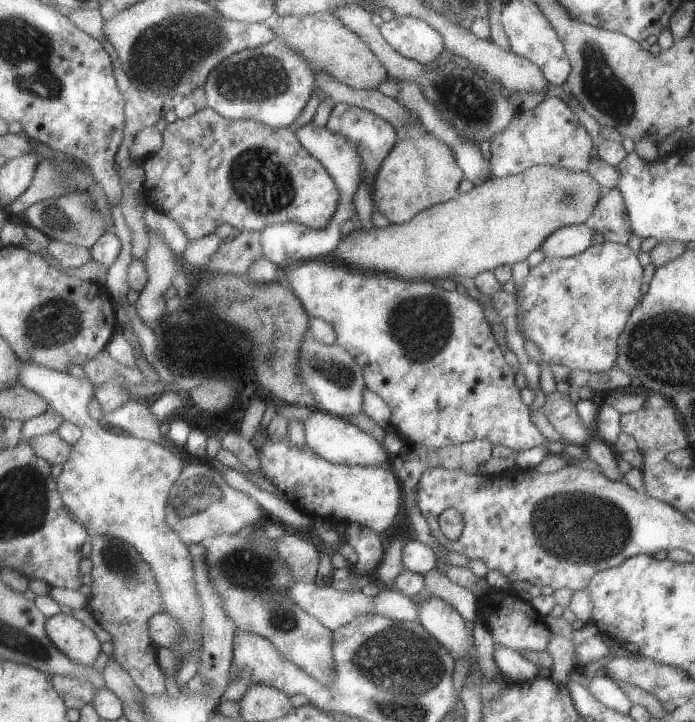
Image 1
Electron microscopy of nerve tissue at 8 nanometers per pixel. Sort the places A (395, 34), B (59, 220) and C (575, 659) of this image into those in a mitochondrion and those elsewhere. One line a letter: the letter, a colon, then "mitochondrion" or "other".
A: other
B: mitochondrion
C: other

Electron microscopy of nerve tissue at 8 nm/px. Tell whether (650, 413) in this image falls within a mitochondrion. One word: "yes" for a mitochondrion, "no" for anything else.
no

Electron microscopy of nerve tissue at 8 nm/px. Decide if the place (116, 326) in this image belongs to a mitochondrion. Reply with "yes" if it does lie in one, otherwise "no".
no

